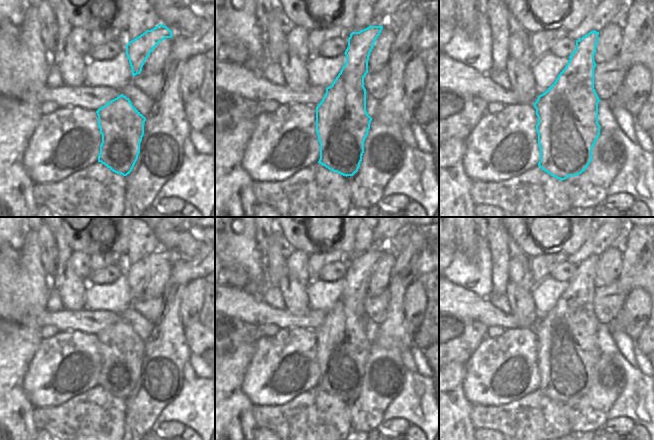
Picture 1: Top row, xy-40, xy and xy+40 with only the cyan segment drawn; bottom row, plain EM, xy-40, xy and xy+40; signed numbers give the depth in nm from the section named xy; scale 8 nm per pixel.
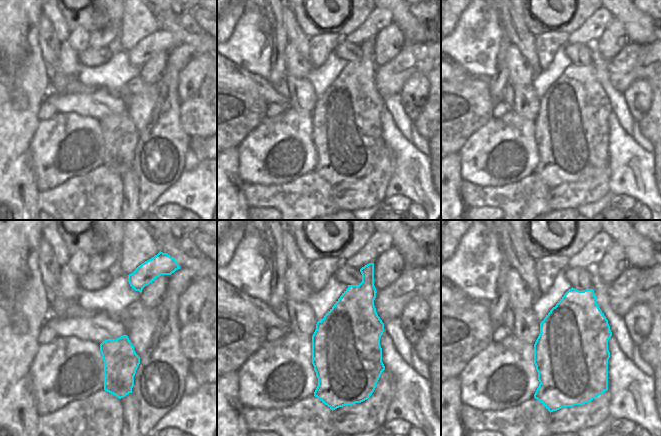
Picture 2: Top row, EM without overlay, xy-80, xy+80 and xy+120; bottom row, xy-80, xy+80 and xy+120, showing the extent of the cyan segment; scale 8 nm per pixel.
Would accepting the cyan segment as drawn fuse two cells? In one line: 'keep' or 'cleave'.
cleave

